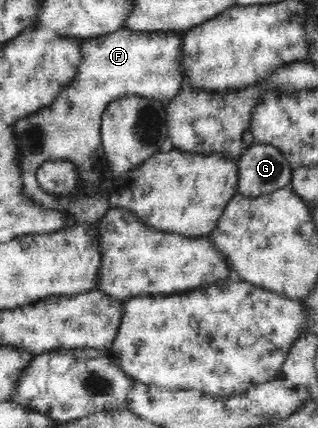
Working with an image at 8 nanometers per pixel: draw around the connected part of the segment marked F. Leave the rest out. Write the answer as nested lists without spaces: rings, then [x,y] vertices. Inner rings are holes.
[[[126,27],[110,34],[102,34],[94,38],[83,40],[80,45],[82,52],[82,63],[78,65],[78,75],[74,75],[74,81],[70,87],[66,87],[46,109],[40,113],[20,119],[16,127],[16,137],[20,141],[18,145],[18,163],[22,168],[22,180],[24,185],[24,196],[35,205],[40,205],[47,210],[54,209],[60,212],[69,212],[72,216],[72,224],[76,222],[98,223],[106,212],[111,209],[109,200],[111,190],[114,188],[115,179],[112,176],[108,160],[103,150],[101,138],[101,117],[106,107],[113,99],[122,96],[137,95],[148,97],[167,105],[178,95],[182,86],[182,38],[179,32],[137,32]],[[67,159],[71,161],[80,174],[80,186],[88,191],[76,194],[75,197],[57,197],[48,194],[39,187],[37,181],[37,169],[48,160]]]

